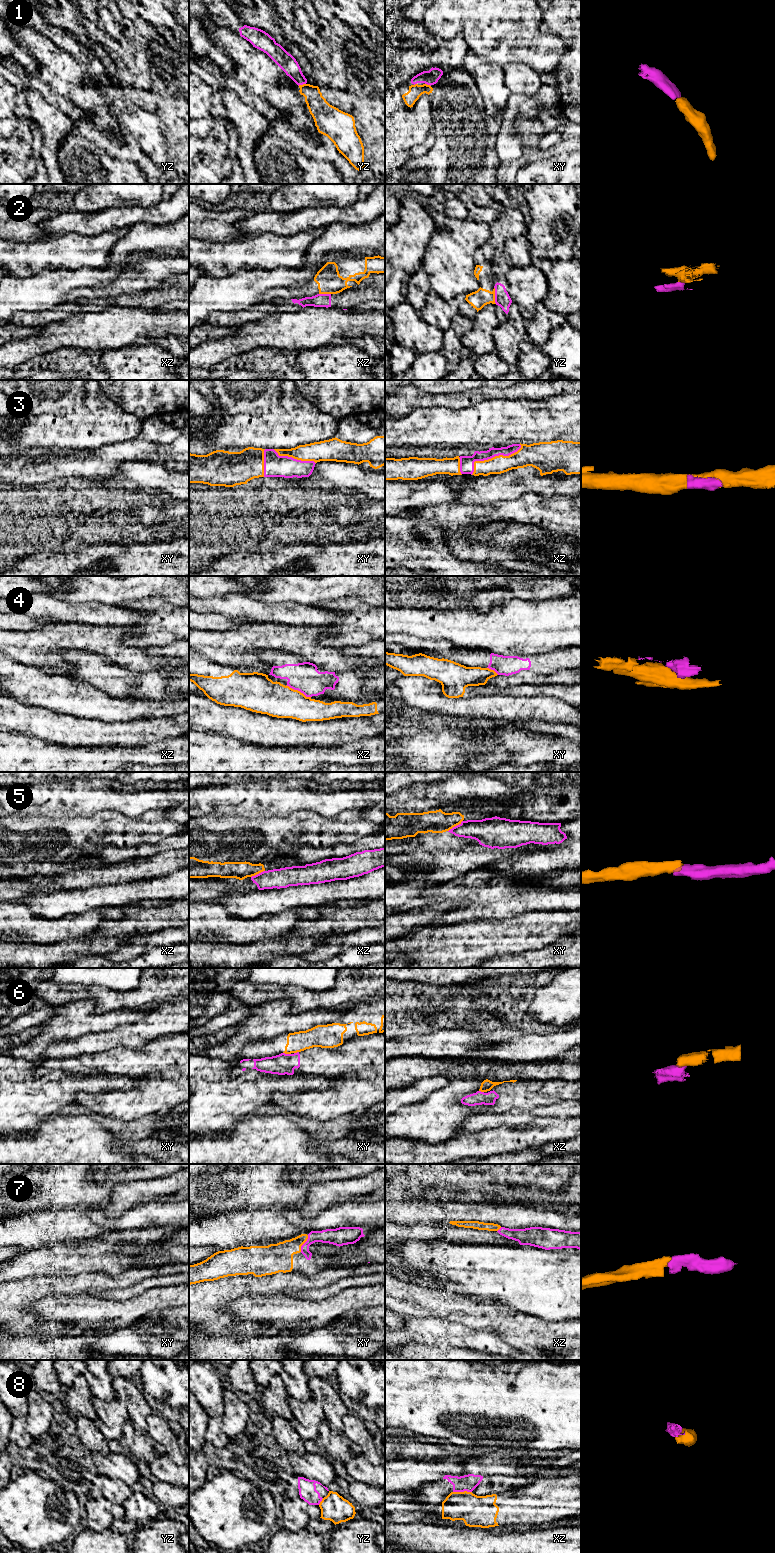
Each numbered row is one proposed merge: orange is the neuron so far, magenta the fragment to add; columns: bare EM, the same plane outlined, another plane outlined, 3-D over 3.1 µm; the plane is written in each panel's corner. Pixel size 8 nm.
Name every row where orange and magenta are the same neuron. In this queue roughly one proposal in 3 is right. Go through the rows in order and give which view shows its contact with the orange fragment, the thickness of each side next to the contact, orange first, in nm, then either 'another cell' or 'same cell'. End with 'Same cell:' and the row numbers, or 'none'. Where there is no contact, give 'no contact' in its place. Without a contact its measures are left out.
1: yz | 170/140 nm | same cell
2: yz | 140/120 nm | another cell
3: xz | 150/110 nm | same cell
4: xz | 280/240 nm | another cell
5: xy | 180/200 nm | another cell
6: xy | 160/170 nm | another cell
7: xy | 220/130 nm | same cell
8: xz | 260/130 nm | another cell
Same cell: 1, 3, 7

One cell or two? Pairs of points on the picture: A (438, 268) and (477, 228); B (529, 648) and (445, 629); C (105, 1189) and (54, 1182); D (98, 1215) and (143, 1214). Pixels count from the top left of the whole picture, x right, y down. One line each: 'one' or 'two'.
A: one
B: one
C: one
D: one

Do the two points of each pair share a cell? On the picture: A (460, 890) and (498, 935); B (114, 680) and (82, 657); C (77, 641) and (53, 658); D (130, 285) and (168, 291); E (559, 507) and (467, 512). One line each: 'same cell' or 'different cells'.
A: different cells
B: same cell
C: same cell
D: different cells
E: same cell

